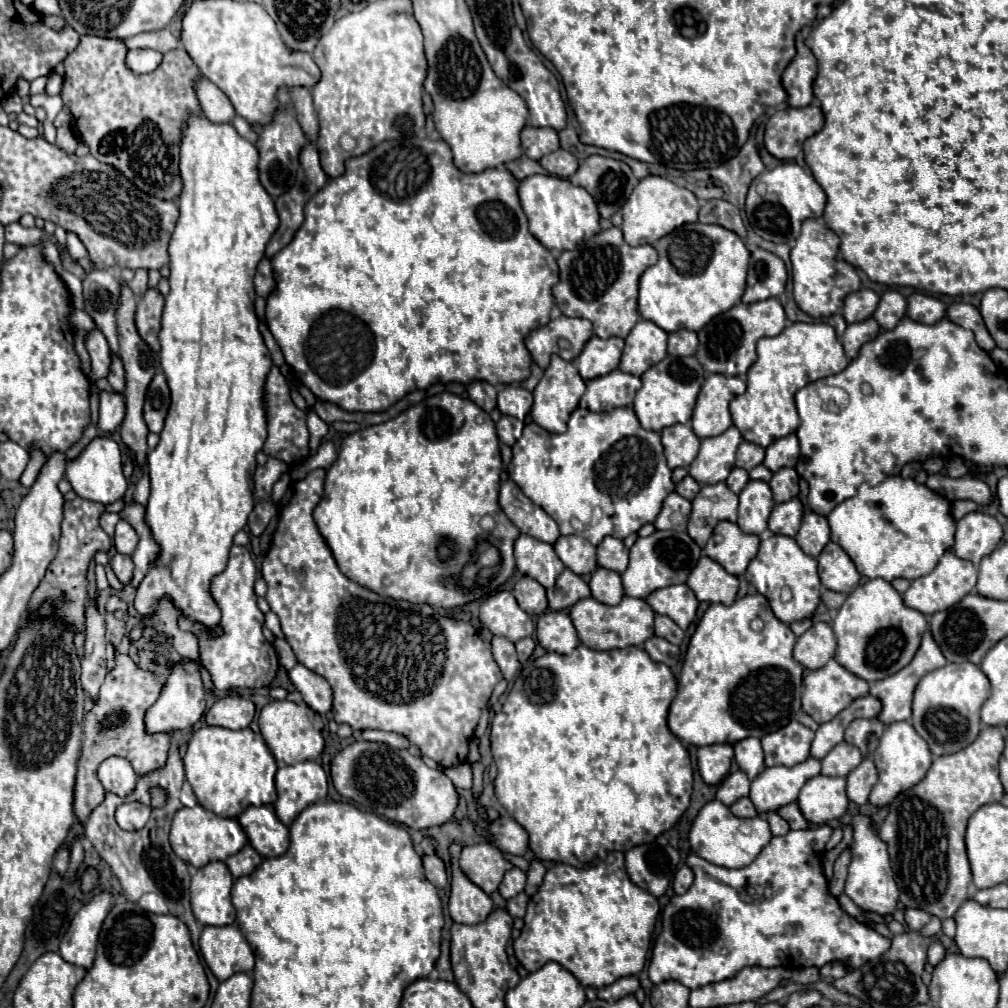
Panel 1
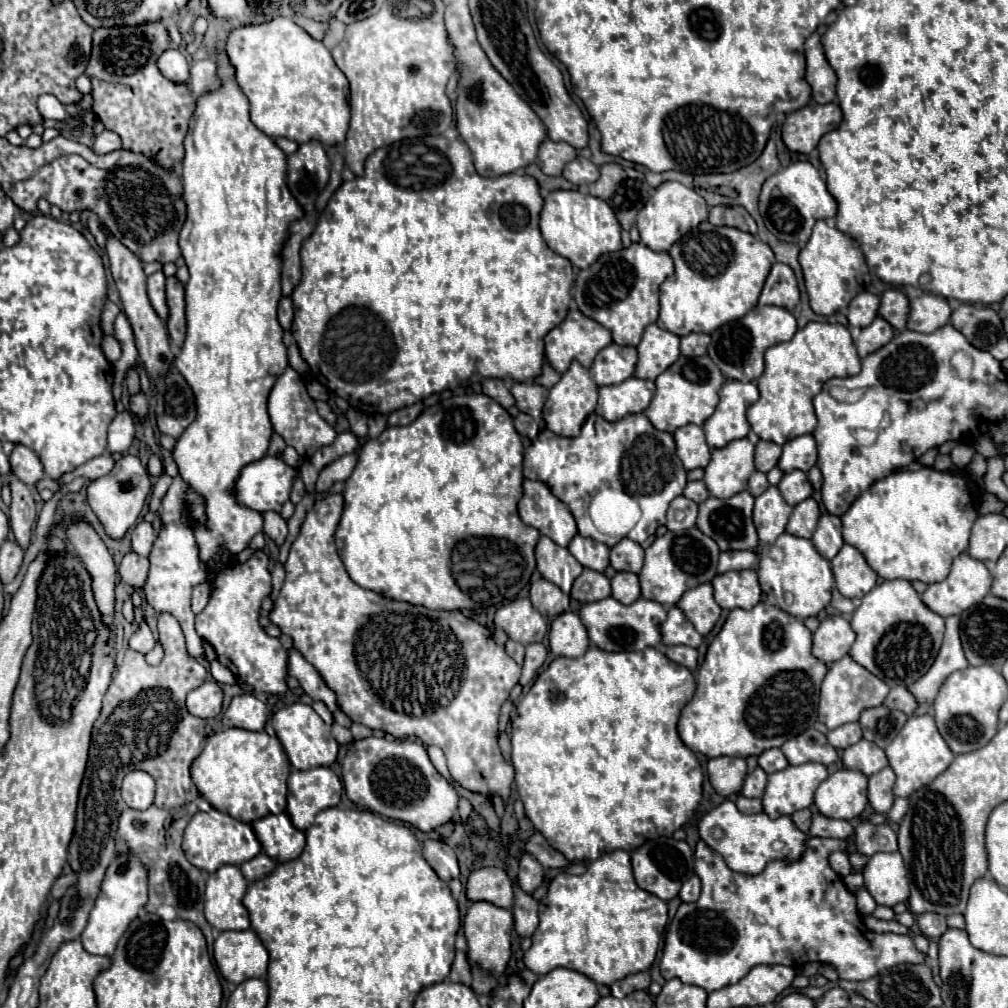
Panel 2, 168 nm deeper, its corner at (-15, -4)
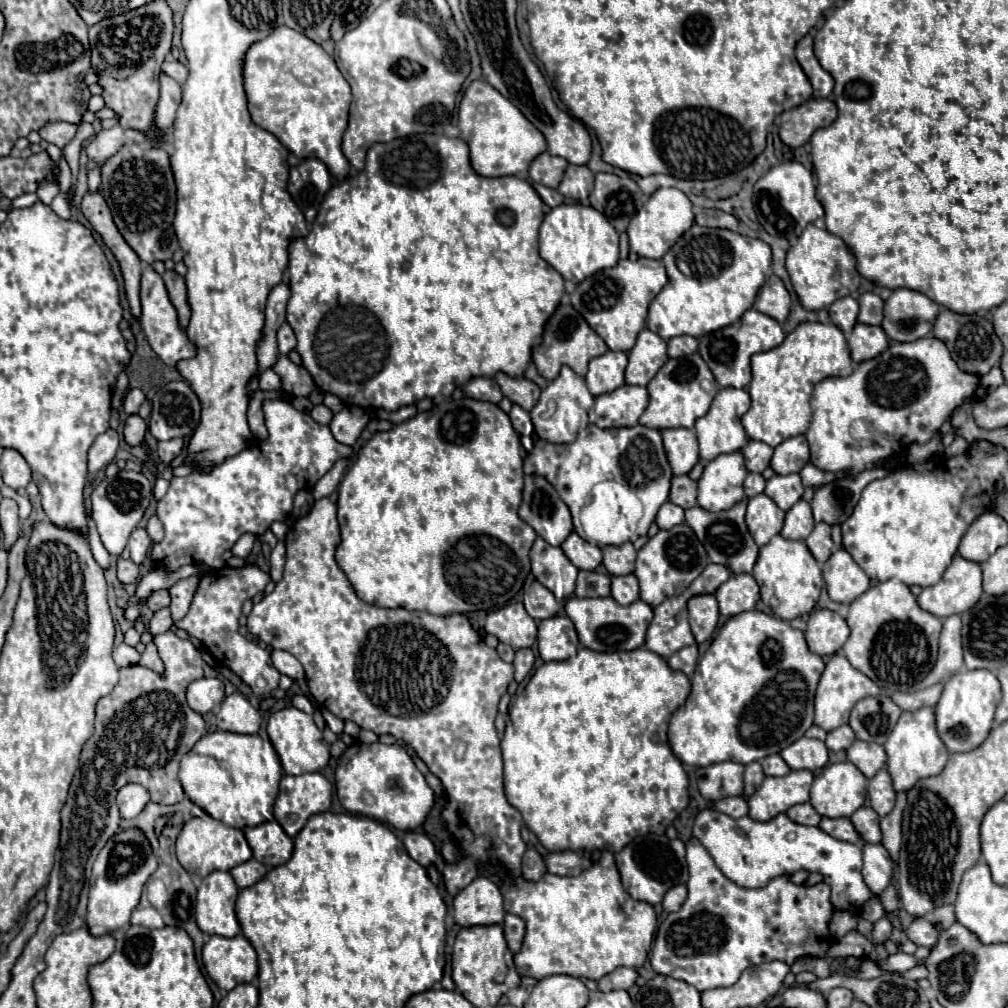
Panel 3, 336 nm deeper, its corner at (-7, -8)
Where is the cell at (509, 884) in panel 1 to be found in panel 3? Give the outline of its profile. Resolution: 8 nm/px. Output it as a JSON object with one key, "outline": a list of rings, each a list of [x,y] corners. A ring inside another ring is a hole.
{"outline":[[[529,848],[523,856],[523,878],[535,882],[539,880],[543,874],[547,872],[547,866],[545,866],[545,860],[543,856],[535,850],[535,848]]]}

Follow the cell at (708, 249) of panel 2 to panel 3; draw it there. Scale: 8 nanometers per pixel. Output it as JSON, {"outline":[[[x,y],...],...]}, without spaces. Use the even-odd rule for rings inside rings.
{"outline":[[[693,224],[677,240],[677,244],[663,256],[661,262],[667,268],[669,282],[649,304],[647,328],[659,334],[663,340],[683,334],[701,338],[707,332],[715,332],[719,328],[735,324],[743,316],[743,312],[753,306],[759,288],[765,284],[765,280],[771,274],[771,248],[759,238],[749,238],[739,232],[721,230],[721,228],[703,228]]]}

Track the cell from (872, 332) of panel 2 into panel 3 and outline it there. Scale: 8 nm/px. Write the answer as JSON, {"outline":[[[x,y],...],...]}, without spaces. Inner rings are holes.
{"outline":[[[855,324],[851,336],[849,336],[849,350],[853,362],[865,362],[889,348],[889,340],[879,326],[867,326],[867,324]]]}

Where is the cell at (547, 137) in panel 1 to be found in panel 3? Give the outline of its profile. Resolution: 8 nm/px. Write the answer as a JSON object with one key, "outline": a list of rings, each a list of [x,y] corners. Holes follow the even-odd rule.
{"outline":[[[543,152],[533,160],[533,164],[529,168],[529,176],[537,184],[557,188],[565,174],[565,168],[567,168],[567,160],[563,160],[559,156],[551,156],[549,152]]]}

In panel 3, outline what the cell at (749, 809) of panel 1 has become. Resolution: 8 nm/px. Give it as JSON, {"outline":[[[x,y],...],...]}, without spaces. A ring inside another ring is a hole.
{"outline":[[[735,796],[735,798],[723,798],[713,802],[713,808],[717,812],[723,812],[731,818],[743,818],[747,814],[747,802],[743,796]]]}

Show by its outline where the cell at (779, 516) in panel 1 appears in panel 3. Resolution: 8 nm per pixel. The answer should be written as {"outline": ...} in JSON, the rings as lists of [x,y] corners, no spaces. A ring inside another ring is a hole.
{"outline":[[[799,500],[787,512],[781,536],[789,538],[789,540],[805,540],[811,534],[813,526],[815,526],[815,522],[813,522],[813,516],[811,516],[811,506],[805,500]]]}

